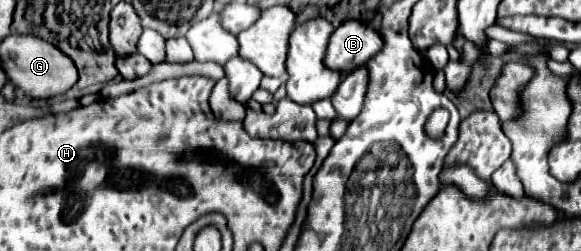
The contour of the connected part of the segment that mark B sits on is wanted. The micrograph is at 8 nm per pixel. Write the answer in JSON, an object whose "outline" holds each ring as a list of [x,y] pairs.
{"outline":[[[347,21],[333,31],[325,65],[331,71],[351,73],[355,67],[363,67],[381,49],[381,45],[383,41],[375,29],[369,29],[361,21]]]}

